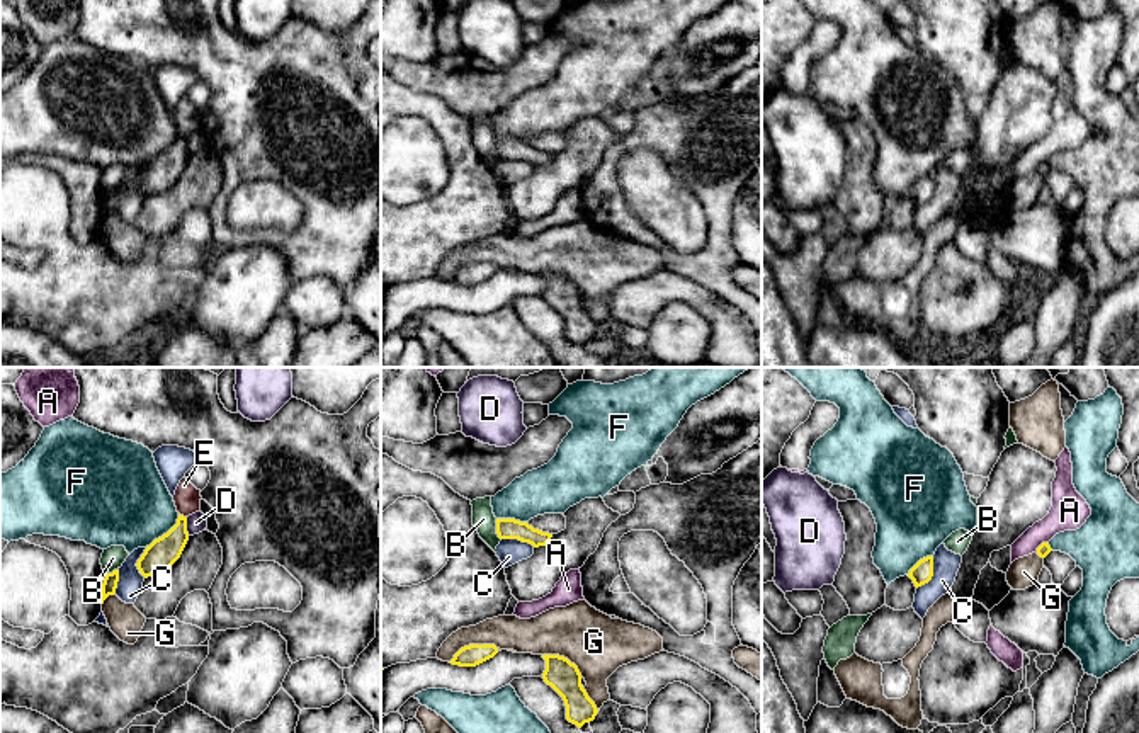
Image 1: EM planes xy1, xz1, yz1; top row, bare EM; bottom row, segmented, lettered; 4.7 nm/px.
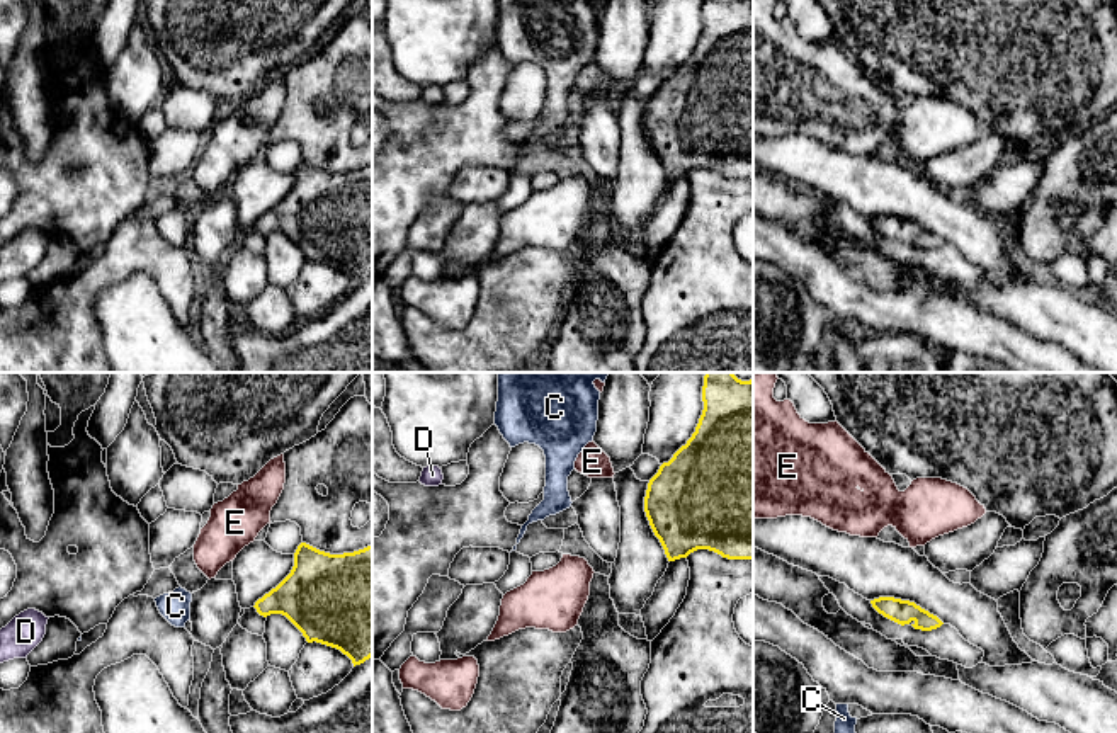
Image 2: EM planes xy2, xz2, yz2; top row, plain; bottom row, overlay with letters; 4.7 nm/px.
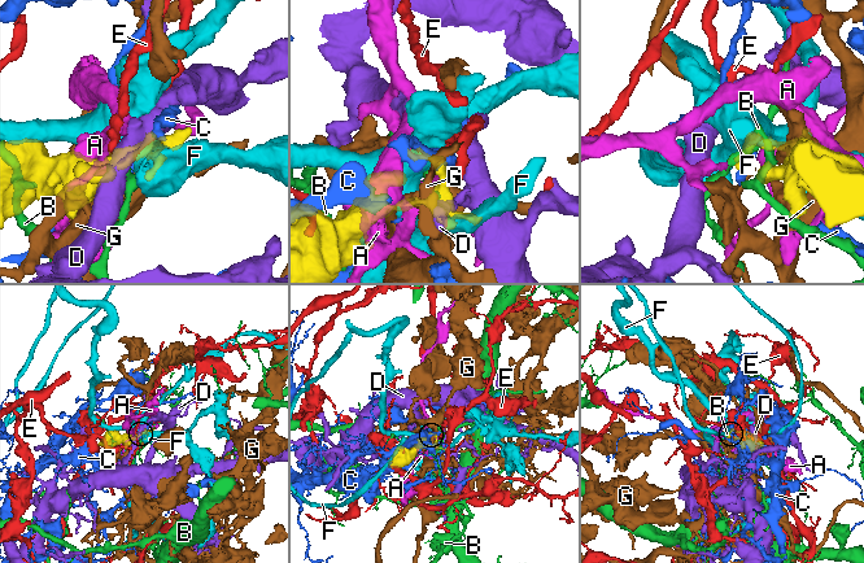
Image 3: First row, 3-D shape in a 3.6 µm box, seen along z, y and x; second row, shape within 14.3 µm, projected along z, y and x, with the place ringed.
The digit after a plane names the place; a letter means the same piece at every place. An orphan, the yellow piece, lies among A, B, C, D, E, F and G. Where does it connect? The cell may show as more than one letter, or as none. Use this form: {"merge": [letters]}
{"merge": []}

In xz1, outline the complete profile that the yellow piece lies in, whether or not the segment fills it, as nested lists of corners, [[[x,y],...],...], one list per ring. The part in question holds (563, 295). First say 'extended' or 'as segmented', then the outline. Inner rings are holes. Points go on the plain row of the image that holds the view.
as segmented; [[[542,274],[546,289],[542,298],[564,320],[566,338],[578,347],[595,338],[598,328],[581,304],[581,293],[575,282],[559,274]]]

